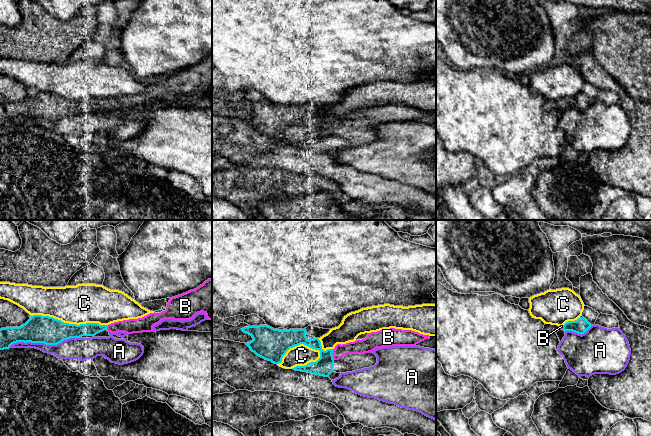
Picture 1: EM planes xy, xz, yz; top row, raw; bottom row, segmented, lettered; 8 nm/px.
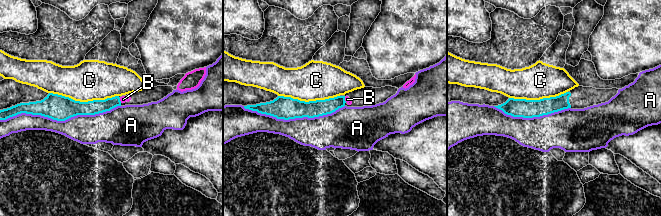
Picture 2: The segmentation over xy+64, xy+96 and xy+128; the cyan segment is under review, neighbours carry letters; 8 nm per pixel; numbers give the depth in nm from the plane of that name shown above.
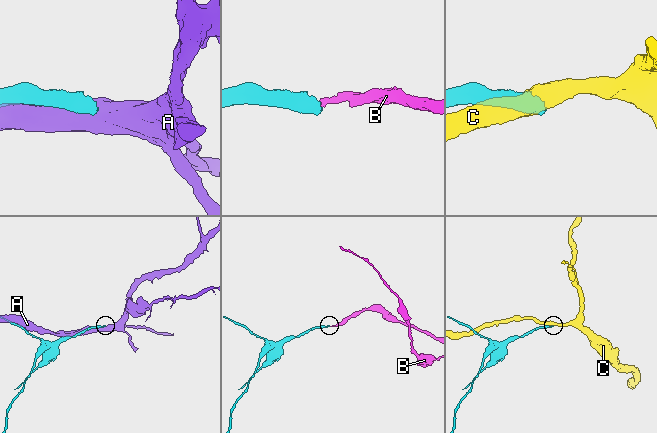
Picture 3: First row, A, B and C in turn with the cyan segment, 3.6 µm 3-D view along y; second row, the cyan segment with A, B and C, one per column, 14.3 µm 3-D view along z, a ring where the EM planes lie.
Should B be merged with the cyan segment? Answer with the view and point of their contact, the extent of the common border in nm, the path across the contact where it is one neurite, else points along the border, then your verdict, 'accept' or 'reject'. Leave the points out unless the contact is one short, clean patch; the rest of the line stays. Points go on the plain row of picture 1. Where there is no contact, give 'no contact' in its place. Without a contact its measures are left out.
meets cyan in xy at (106, 103); contact 40 nm long; runs through xy (89, 105), (106, 103), (130, 102); accept

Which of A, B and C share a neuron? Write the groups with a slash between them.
A / B / C

